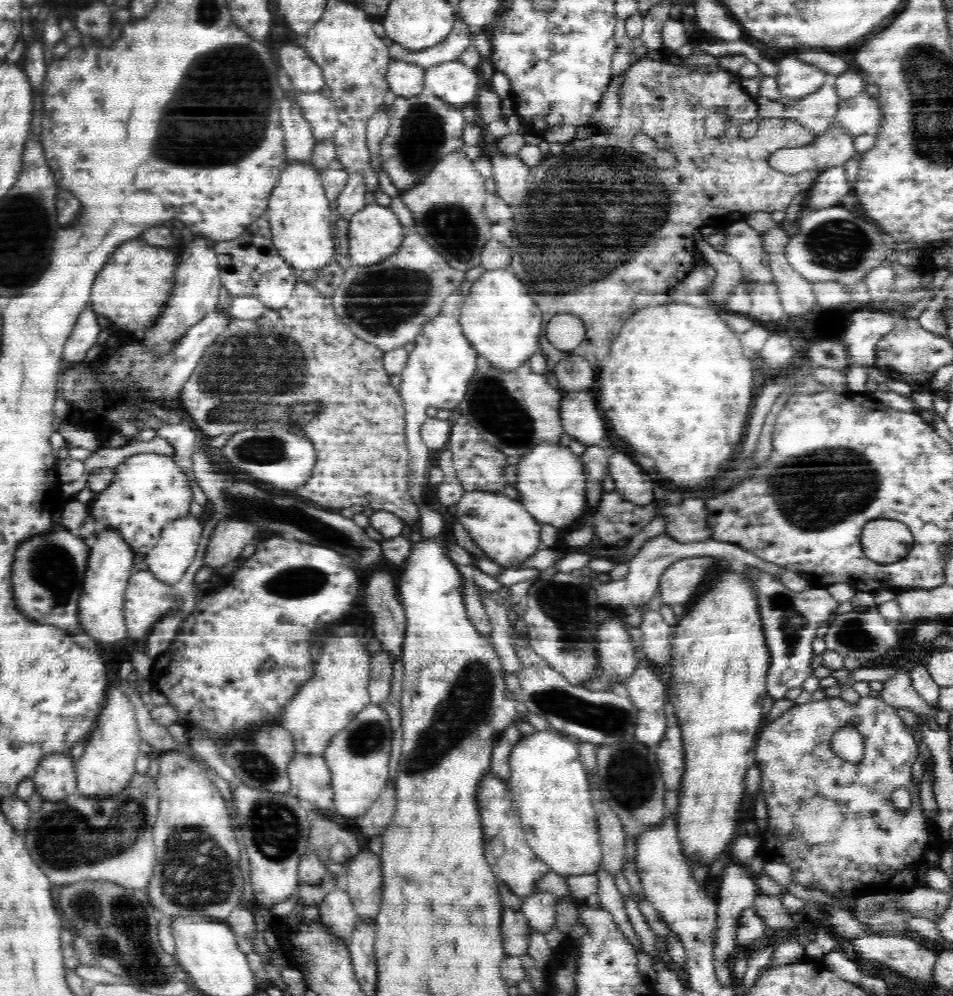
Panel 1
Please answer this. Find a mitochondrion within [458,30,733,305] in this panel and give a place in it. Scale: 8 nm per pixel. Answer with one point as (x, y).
(563, 226)

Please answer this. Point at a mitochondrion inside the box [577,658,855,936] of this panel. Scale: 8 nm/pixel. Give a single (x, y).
(629, 787)

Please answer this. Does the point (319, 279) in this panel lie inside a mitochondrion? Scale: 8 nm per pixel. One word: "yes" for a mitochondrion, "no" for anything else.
yes

